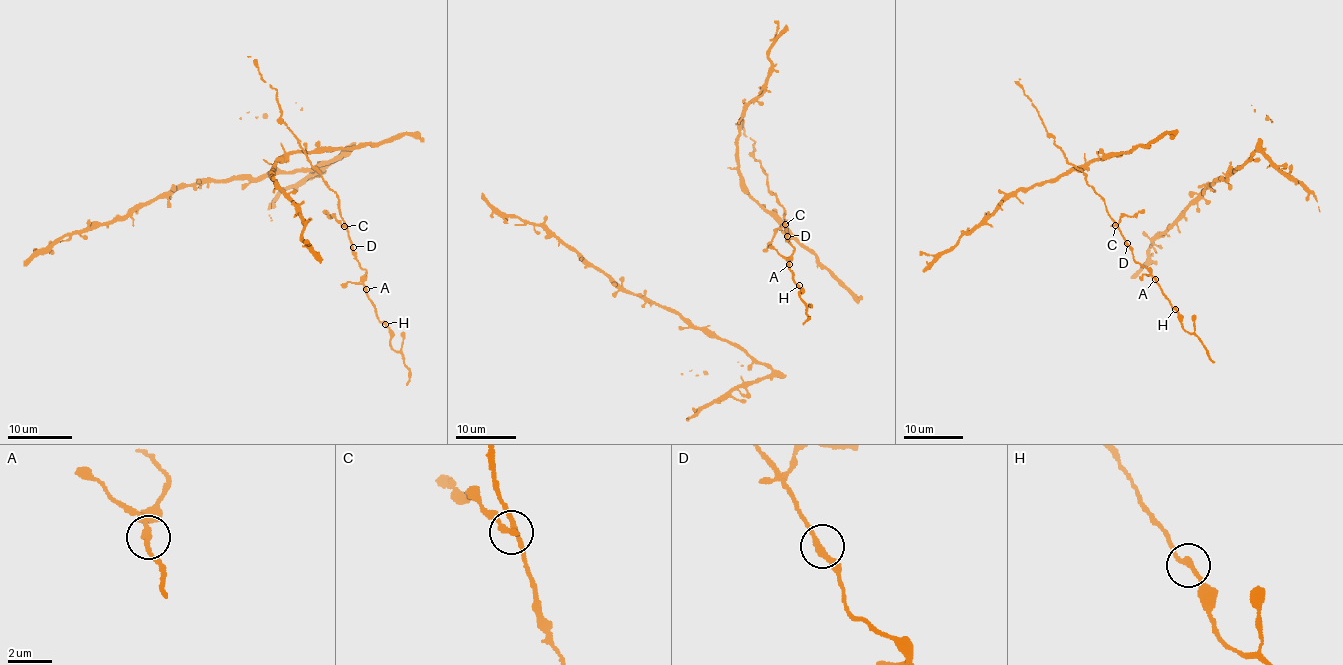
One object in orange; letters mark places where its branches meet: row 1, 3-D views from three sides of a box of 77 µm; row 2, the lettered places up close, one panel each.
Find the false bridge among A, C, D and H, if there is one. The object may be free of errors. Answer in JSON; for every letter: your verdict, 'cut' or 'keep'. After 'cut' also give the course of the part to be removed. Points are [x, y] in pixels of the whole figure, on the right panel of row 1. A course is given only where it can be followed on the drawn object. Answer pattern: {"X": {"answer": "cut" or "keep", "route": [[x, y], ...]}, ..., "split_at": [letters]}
{"A": {"answer": "keep"}, "C": {"answer": "cut", "route": [[1115, 226], [1124, 216], [1133, 216], [1144, 210]]}, "D": {"answer": "keep"}, "H": {"answer": "keep"}, "split_at": ["C"]}

